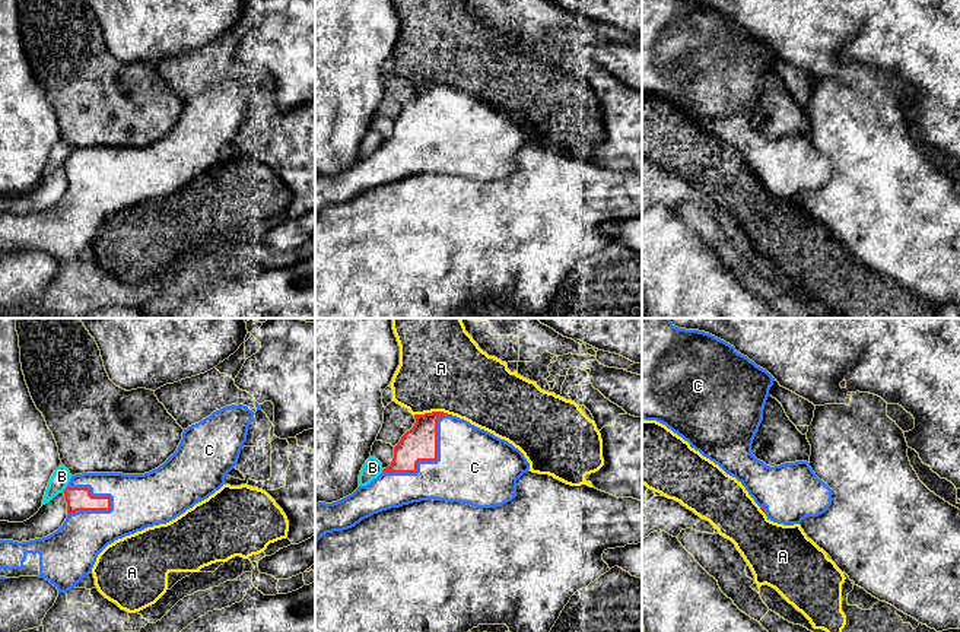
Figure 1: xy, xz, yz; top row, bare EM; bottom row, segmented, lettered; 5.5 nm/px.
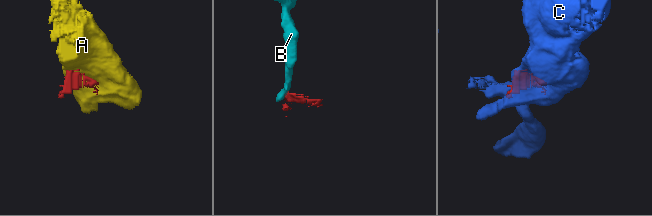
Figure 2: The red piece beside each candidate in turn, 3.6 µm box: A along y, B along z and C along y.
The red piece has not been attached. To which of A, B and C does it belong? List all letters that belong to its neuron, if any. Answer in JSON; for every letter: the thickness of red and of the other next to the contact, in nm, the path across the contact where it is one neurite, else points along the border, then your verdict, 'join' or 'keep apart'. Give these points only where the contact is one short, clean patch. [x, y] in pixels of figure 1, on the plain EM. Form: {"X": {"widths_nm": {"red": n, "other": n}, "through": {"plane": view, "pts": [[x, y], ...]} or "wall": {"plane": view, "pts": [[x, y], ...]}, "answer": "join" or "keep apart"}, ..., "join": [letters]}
{"A": {"widths_nm": {"red": 190, "other": 460}, "answer": "keep apart"}, "B": {"widths_nm": {"red": 130, "other": 100}, "wall": {"plane": "xy", "pts": [[66, 159], [62, 165]]}, "answer": "keep apart"}, "C": {"widths_nm": {"red": 190, "other": 420}, "answer": "join"}, "join": ["C"]}

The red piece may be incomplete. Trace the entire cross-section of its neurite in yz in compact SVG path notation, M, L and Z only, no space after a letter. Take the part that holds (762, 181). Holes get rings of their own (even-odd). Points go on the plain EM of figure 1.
M642 0L642 92L665 98L735 150L767 193L794 199L807 190L824 187L832 178L832 162L816 149L807 134L770 140L751 127L773 54L766 42L709 6Z

